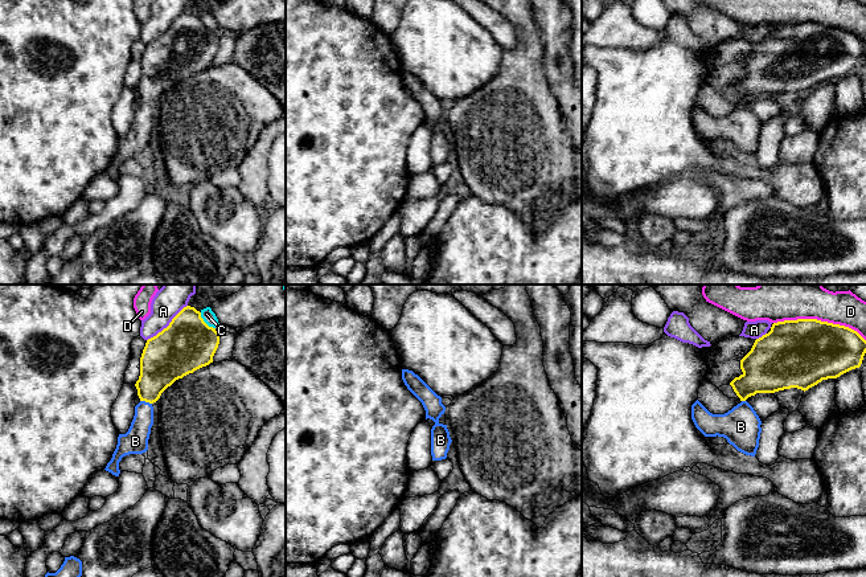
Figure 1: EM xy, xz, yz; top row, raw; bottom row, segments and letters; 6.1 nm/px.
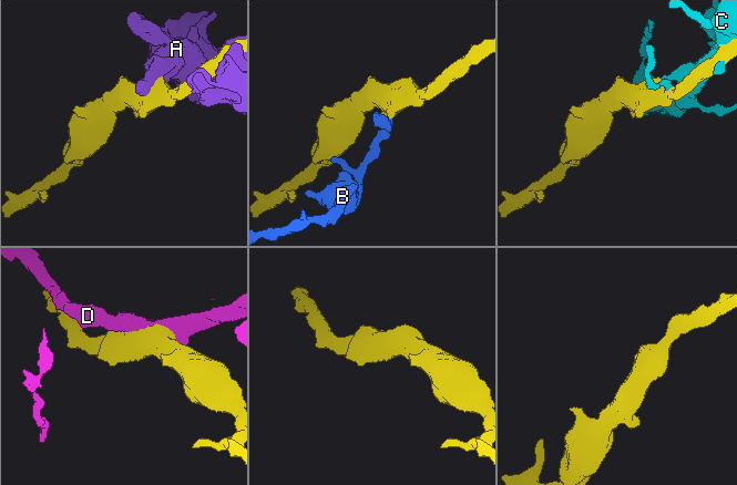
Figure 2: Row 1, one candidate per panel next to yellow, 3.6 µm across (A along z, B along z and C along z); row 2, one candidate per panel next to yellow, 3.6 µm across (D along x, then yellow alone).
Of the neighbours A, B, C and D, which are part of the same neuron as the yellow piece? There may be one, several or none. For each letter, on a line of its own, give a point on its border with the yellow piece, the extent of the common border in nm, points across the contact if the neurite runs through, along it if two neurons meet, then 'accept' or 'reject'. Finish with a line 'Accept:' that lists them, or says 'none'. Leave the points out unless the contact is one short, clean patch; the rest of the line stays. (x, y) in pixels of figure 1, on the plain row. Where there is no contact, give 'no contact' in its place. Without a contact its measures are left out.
A: xy (168, 29) | 340 nm | reject
B: xy (146, 105) | 80 nm | across xy (161, 68), (150, 89), (146, 105), (143, 125), (135, 144) | accept
C: xy (204, 25) | 140 nm | reject
D: yz (820, 24) | 550 nm | reject
Accept: B

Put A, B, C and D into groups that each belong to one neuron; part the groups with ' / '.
A / B / C / D

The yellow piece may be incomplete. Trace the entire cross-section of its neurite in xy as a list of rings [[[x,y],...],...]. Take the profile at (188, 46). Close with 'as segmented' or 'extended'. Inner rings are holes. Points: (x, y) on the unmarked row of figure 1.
[[[184,11],[167,32],[147,44],[140,61],[140,79],[135,90],[140,106],[126,138],[118,148],[106,175],[119,180],[119,165],[130,157],[148,154],[153,128],[153,110],[161,97],[176,83],[213,66],[219,37],[209,30],[194,11]]]; extended

